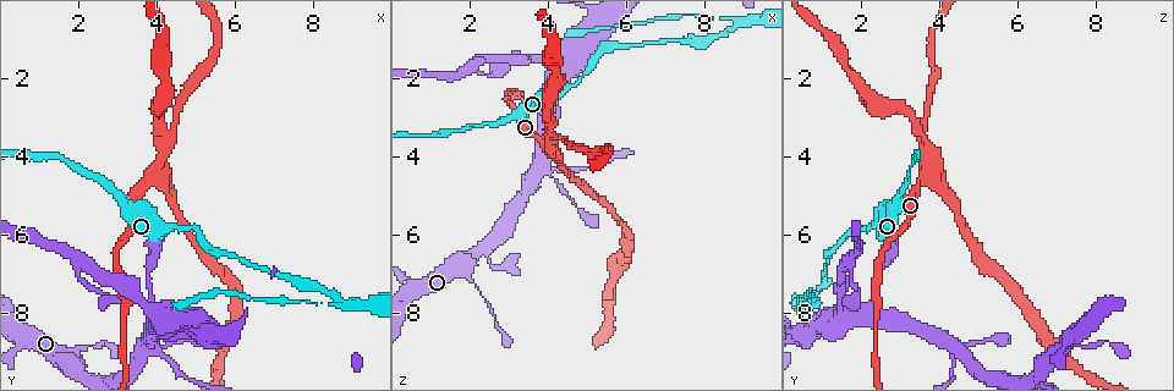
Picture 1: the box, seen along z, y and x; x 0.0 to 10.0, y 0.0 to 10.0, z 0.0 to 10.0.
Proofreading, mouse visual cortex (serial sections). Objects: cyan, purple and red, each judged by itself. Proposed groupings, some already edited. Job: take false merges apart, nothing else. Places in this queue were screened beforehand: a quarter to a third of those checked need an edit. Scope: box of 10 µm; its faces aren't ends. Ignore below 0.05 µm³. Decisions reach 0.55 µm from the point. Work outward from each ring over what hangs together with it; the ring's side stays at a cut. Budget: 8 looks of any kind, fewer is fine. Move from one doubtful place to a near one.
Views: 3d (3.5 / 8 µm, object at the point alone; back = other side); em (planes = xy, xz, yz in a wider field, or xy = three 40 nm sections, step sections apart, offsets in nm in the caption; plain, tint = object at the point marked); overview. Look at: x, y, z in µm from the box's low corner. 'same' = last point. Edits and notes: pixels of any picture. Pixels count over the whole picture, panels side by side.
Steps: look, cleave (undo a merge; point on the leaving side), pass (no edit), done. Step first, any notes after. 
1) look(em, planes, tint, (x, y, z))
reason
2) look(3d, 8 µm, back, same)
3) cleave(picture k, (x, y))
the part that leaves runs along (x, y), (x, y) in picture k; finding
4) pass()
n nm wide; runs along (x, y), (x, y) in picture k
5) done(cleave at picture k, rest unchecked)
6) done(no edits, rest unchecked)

look(3d, 3.5 µm, back, (3.70, 8.90, 4.35))
sharp bend

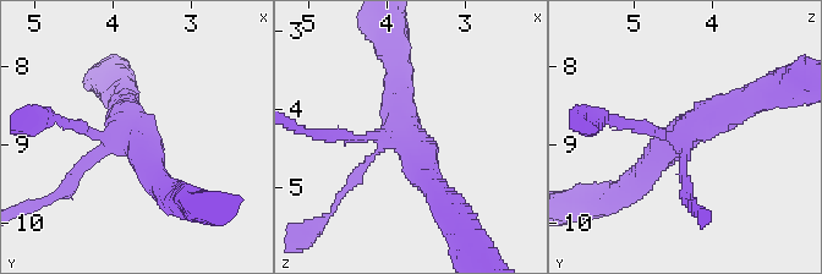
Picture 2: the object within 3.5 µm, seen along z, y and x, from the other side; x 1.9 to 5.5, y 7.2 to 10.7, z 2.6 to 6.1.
look(em, xy, step 3, tint, (3.75, 8.85, 4.40))
4 arms; arms of 150, 150, 350, 400 nm; shape alone is not enough

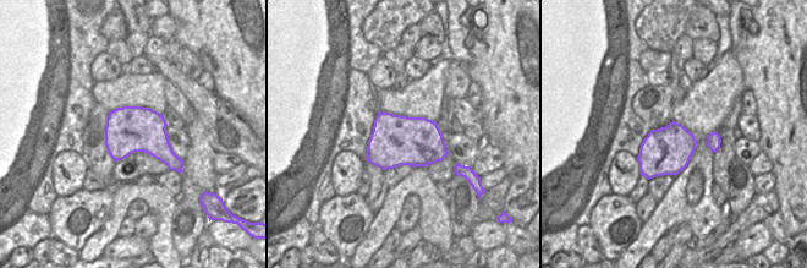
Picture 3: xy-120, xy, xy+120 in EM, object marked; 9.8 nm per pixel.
look(em, xy, step 5, tint, same)

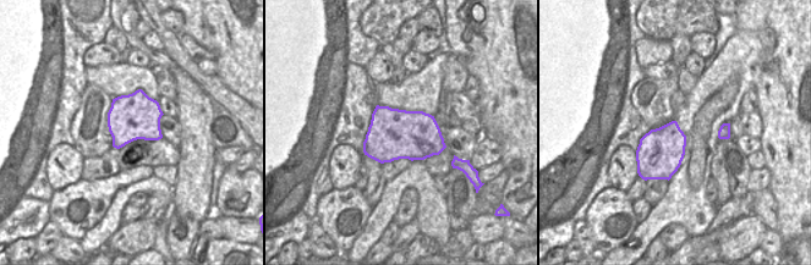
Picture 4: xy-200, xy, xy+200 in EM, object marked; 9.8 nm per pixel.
pass()
continuous, no second cell

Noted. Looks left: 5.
look(3d, 8 µm, (4.05, 7.95, 1.55))
abrupt turn

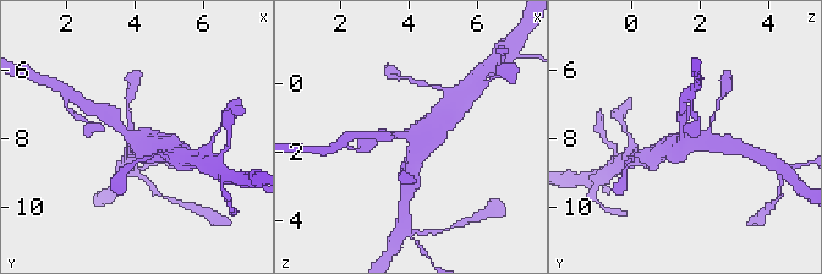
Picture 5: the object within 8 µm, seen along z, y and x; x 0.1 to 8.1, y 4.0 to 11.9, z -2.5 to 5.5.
look(3d, 3.5 µm, same)
closer look

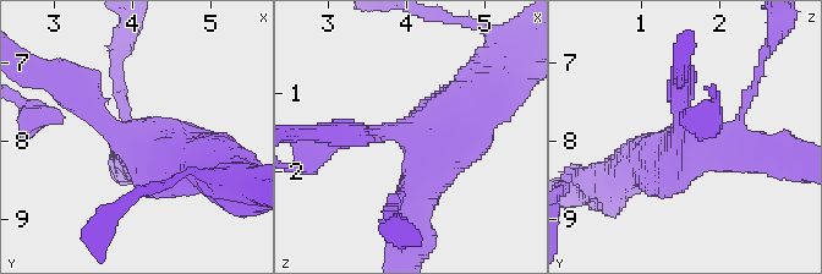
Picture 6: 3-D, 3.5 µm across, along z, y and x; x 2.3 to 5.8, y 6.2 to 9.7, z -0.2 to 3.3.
pass()
runs along (411, 224), (422, 146), (475, 98) in picture 6; all the same cell

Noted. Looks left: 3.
look(3d, 3.5 µm, (3.95, 4.45, 3.70))
three-way junction

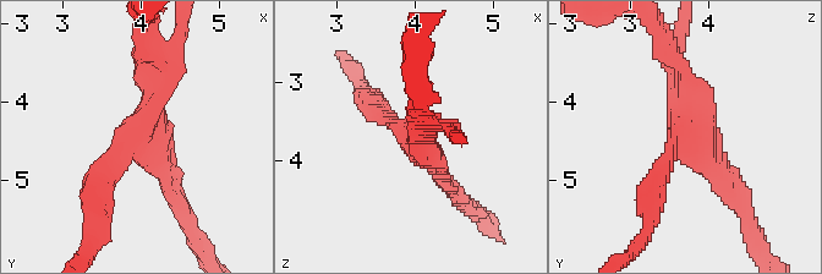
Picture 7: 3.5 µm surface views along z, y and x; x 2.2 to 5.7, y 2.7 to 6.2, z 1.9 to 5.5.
cleave(picture 7, (434, 97))
the part that leaves runs along (685, 132), (685, 80), (663, 34) in picture 7; two cells meet here

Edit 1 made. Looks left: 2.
done(cleave at picture 7, rest unchecked)

